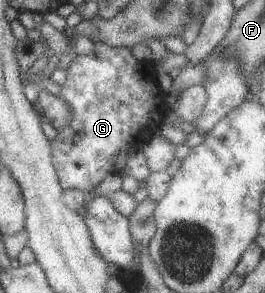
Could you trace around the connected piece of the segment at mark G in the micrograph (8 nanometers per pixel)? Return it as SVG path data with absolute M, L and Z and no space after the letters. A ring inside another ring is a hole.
M93 41L93 50L89 54L80 54L71 62L71 66L67 67L68 78L61 85L60 96L66 103L68 103L71 109L71 121L60 128L56 132L56 137L49 141L51 147L51 159L56 170L58 181L60 182L61 188L65 189L77 189L84 195L90 190L96 189L100 182L110 173L120 173L124 170L126 160L130 157L130 153L136 153L138 149L143 149L143 145L151 140L151 137L156 135L155 132L158 130L163 118L165 111L166 96L167 94L161 91L157 85L157 72L154 68L154 64L150 60L136 60L132 54L132 49L128 46L113 46L101 41Z

